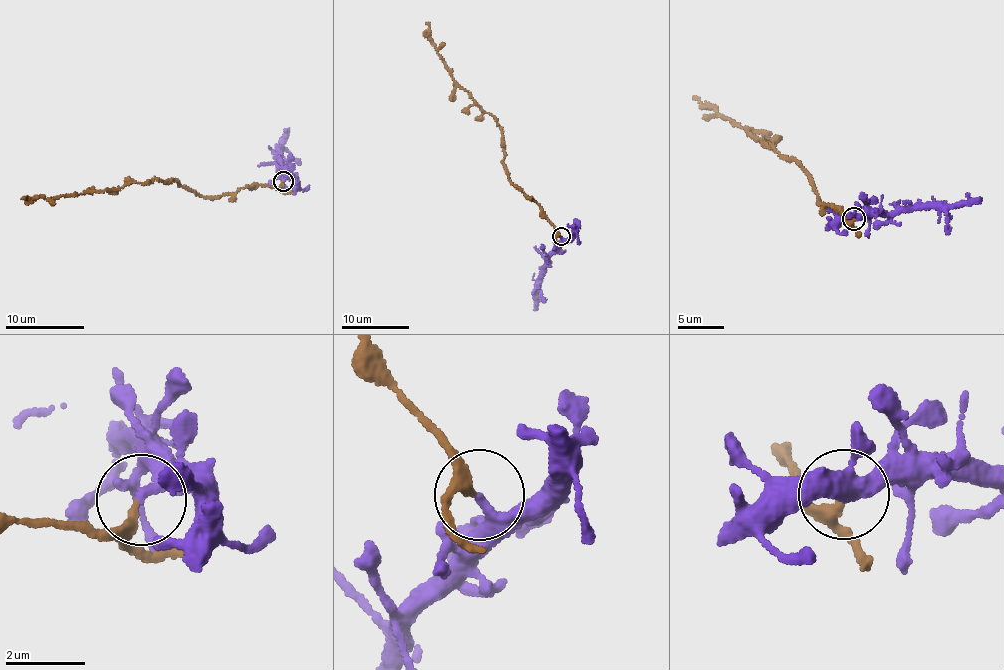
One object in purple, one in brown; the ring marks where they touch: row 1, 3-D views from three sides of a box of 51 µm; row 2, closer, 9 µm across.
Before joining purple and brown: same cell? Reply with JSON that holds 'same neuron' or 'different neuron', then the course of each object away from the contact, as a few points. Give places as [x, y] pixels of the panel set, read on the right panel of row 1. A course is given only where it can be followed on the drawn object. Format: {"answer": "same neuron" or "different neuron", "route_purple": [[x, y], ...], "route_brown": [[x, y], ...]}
{"answer": "different neuron", "route_purple": [[854, 219], [911, 207], [970, 205], [981, 198]], "route_brown": [[855, 219], [847, 221], [827, 206], [795, 160], [780, 158], [764, 140], [699, 105], [695, 97]]}

